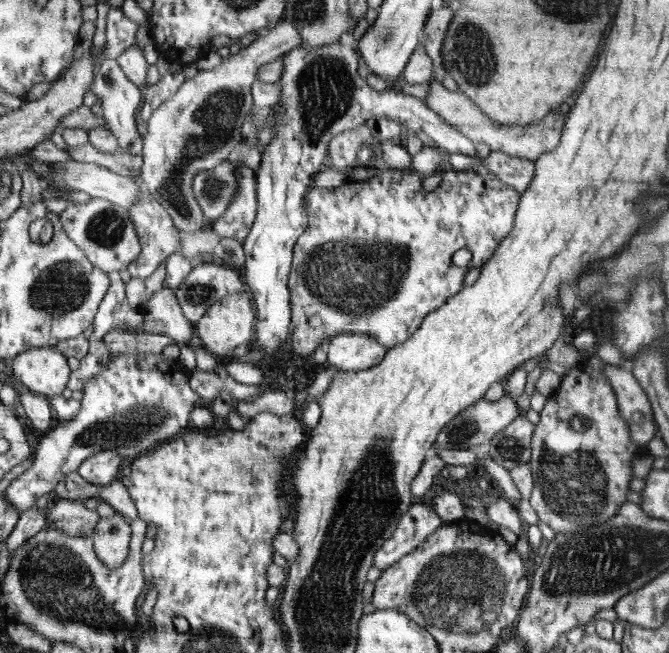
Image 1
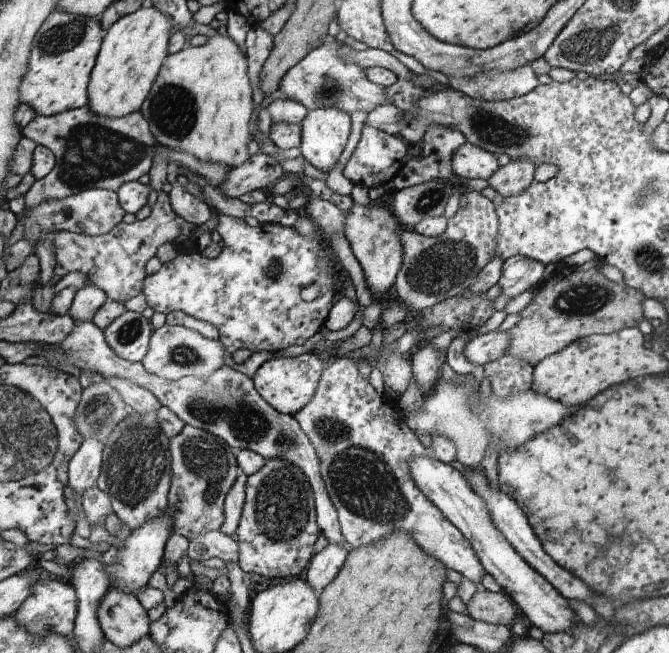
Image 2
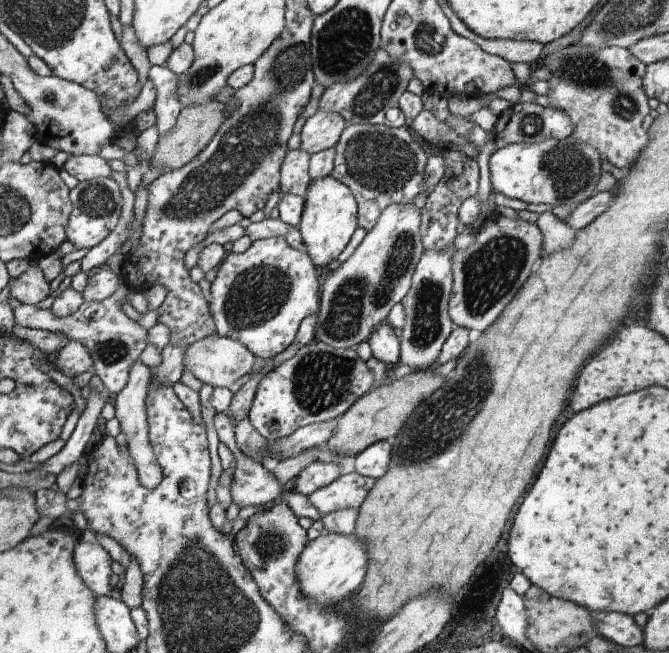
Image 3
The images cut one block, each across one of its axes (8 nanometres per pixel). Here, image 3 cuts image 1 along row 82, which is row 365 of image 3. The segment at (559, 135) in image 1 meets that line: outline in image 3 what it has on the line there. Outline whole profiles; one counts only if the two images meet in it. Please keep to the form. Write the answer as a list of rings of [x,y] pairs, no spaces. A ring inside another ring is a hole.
[[[436,361],[426,369],[413,371],[401,378],[388,378],[368,391],[350,410],[337,418],[335,433],[326,442],[331,451],[339,452],[342,456],[356,456],[380,441],[391,441],[408,424],[411,416],[416,414],[422,402],[428,400],[447,382],[448,376],[437,373],[439,366],[442,365]]]

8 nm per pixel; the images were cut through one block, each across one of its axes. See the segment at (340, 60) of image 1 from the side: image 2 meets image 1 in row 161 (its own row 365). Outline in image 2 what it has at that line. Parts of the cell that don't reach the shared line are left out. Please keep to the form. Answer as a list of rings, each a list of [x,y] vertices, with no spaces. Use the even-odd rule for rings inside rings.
[[[313,352],[303,353],[296,357],[277,356],[264,362],[253,375],[255,388],[259,390],[260,396],[272,405],[272,408],[288,416],[294,416],[316,395],[326,365],[327,363]]]

